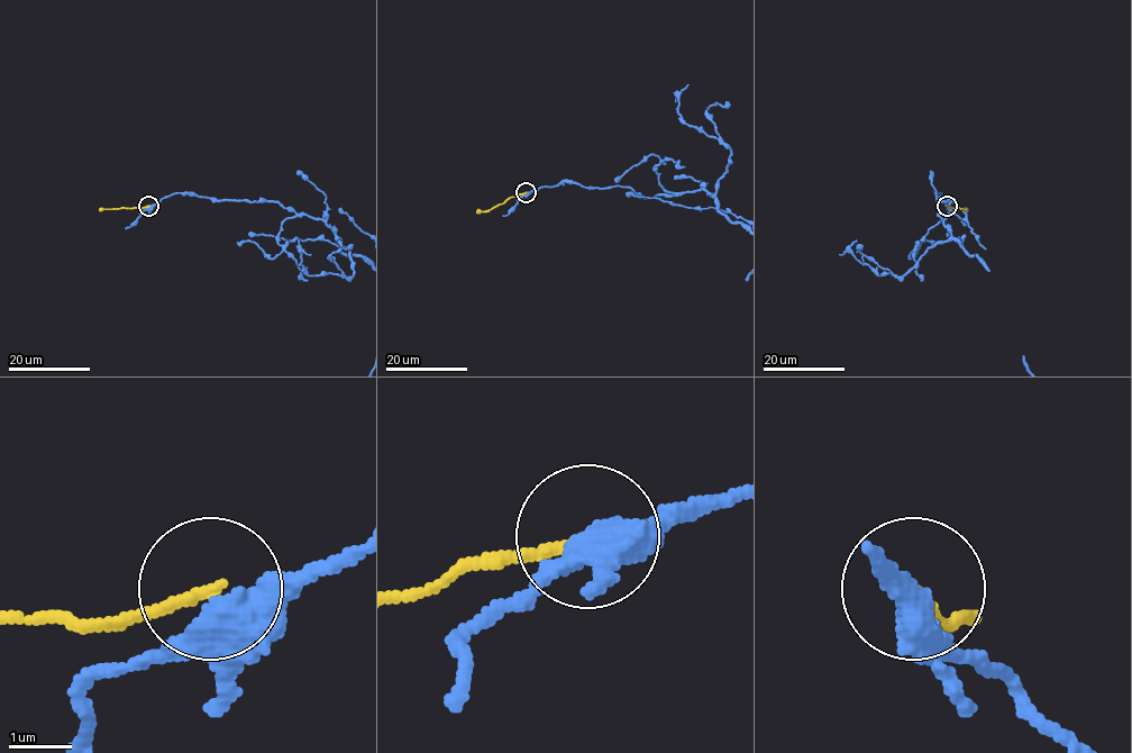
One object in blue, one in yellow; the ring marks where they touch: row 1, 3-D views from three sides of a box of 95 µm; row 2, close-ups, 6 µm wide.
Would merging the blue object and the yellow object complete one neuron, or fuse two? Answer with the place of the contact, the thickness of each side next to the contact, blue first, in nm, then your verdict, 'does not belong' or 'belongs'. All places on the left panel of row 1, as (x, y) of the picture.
place (148, 206); calibres 360 and 170 nm; does not belong

